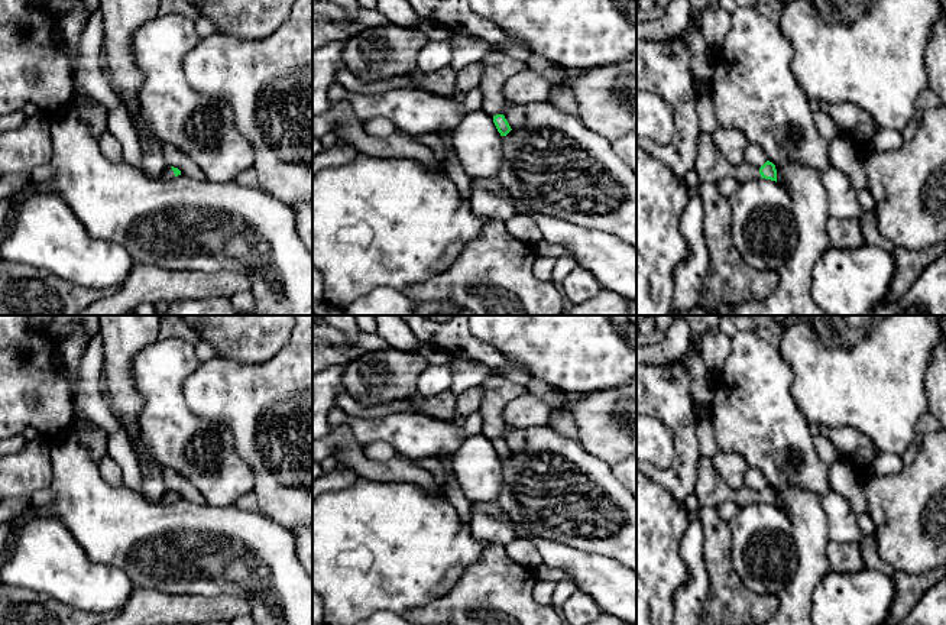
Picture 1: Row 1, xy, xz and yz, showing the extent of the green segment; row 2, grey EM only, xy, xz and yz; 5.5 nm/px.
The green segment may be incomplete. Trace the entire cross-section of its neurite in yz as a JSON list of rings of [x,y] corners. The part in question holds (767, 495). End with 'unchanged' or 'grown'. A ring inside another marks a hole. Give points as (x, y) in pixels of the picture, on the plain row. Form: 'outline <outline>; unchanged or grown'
outline [[[702,456],[697,462],[697,480],[694,493],[700,506],[719,506],[723,502],[733,502],[739,506],[765,502],[777,506],[775,489],[767,485],[761,492],[746,486],[730,489],[716,472],[712,459]]]; grown

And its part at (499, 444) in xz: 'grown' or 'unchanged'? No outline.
grown

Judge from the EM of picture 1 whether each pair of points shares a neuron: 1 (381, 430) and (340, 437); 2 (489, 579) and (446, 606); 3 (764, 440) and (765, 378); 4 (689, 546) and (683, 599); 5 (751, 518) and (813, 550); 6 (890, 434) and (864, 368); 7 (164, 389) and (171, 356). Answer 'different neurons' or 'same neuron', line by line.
1: different neurons
2: same neuron
3: same neuron
4: same neuron
5: different neurons
6: same neuron
7: same neuron

